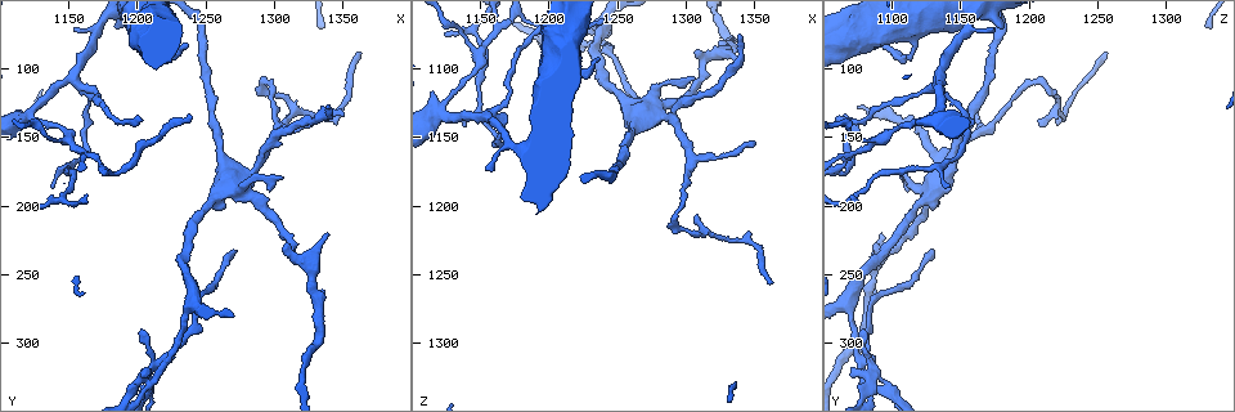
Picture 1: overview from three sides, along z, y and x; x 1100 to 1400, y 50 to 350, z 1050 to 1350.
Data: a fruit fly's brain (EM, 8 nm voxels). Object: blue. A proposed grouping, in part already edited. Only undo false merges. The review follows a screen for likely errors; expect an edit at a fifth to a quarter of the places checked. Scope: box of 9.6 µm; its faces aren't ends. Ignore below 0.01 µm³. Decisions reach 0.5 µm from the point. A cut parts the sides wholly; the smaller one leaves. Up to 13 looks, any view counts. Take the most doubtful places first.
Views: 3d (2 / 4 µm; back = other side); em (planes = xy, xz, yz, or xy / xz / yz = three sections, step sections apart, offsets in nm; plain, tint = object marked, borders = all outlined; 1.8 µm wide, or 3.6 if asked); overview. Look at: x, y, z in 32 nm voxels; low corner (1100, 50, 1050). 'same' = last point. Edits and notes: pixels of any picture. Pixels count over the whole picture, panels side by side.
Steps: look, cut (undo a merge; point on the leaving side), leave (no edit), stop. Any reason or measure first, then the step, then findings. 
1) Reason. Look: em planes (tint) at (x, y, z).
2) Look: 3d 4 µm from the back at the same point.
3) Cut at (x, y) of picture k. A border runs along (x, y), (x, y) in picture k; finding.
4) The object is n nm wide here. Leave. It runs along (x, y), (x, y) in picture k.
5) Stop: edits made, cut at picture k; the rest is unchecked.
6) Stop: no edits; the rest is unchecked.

Arms run side by side. Look: em planes (tint) at (1222, 310, 1080).

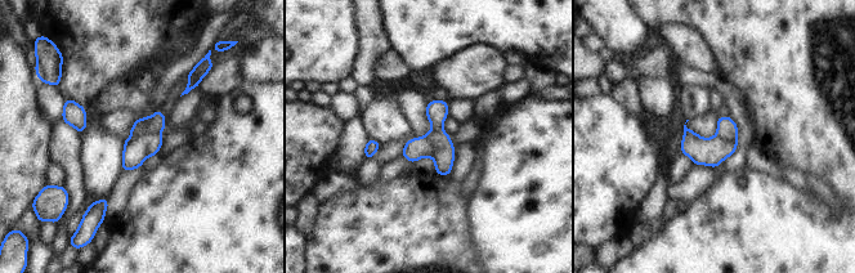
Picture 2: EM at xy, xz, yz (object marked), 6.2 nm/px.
Cut at (155, 124) of picture 2. A border runs along (157, 133), (138, 135), (125, 144) in picture 2; a second cell is stuck on.

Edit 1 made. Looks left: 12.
Four arms meet. Look: 3d 4 µm at (1154, 104, 1134).

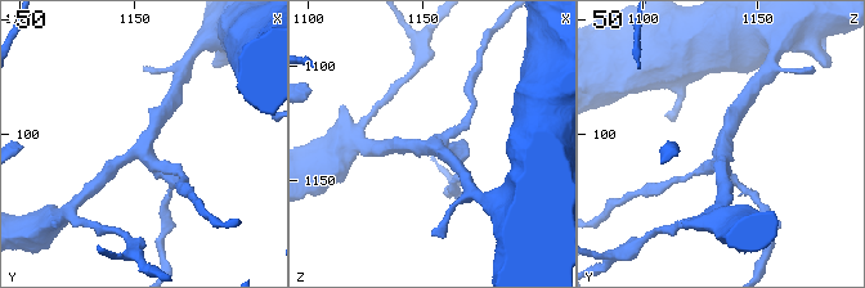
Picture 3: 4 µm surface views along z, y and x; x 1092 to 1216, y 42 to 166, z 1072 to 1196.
4 arms meet here. Look: em yz step 8 (tint) at (1153, 104, 1135).

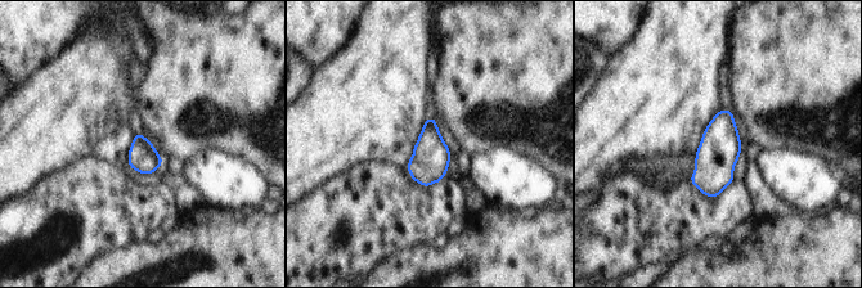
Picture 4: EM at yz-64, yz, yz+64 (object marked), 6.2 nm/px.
The object is 180 nm wide here. Leave. All the same cell.

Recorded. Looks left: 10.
Abrupt turn. Look: em xy step 16 (tint) at (1162, 162, 1070).

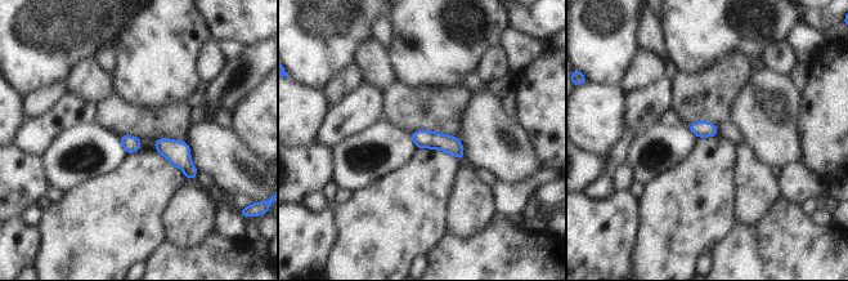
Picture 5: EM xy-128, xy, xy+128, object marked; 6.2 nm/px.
Leave. All the same cell.

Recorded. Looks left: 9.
Sudden change in width. Look: em planes (borders) at (1290, 166, 1134).

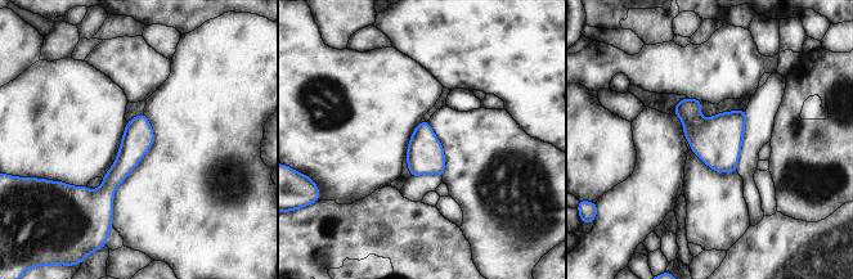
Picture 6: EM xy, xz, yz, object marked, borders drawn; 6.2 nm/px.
The object is 190 nm wide here. Leave. Continuous, no second cell.

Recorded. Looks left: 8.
Sharp bend. Look: em planes (tint) at (1292, 110, 1212).

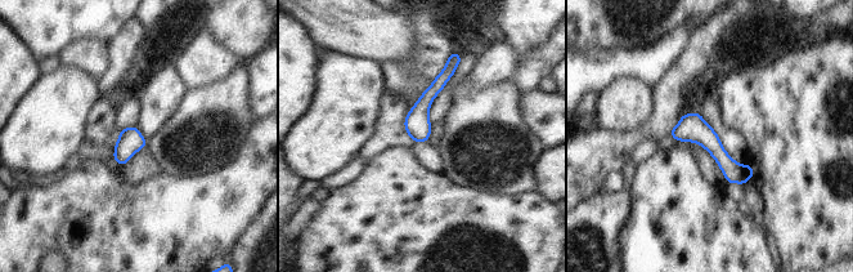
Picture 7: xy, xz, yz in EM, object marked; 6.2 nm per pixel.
Leave. It runs along (674, 132), (697, 132), (750, 173) in picture 7; one cell here.

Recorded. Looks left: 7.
Stop: edits made, cut at picture 2; the rest is unchecked.

